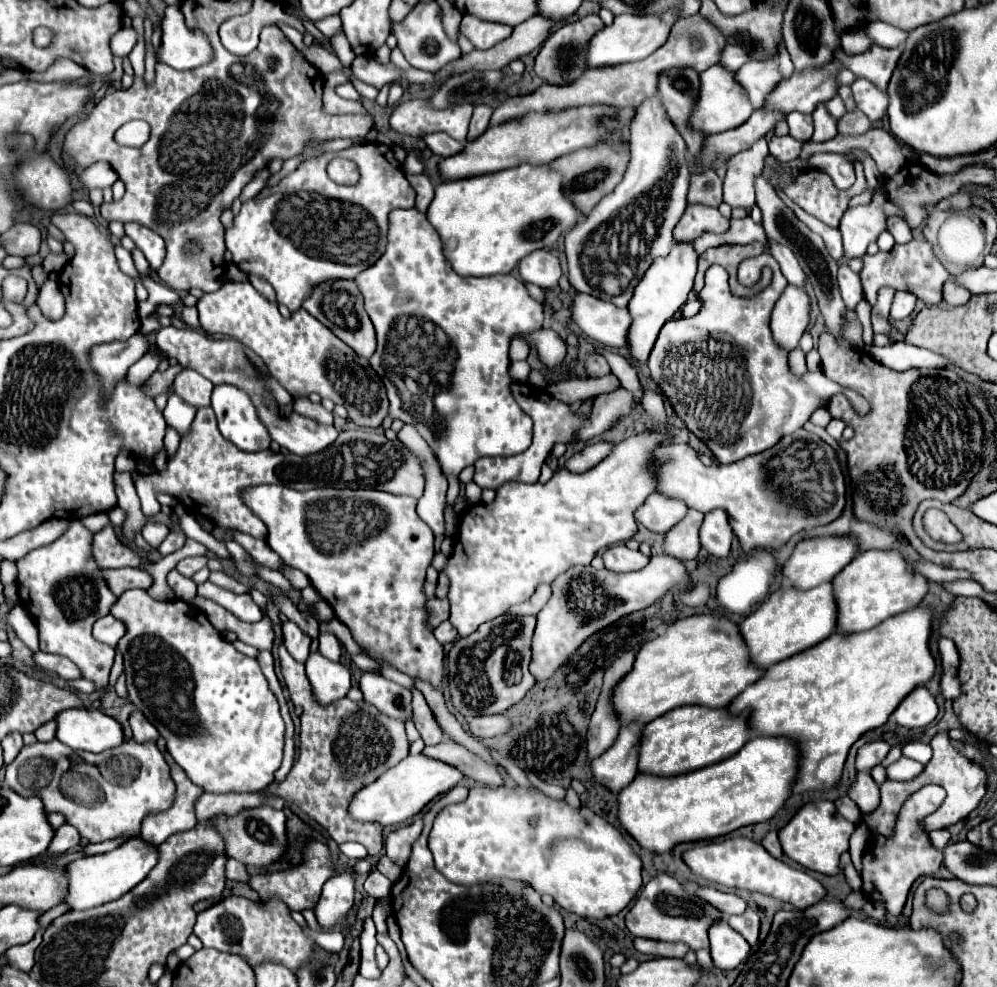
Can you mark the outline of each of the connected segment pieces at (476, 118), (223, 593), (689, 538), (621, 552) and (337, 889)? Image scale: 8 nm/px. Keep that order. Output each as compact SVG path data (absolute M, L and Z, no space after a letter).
M476 105L474 107L474 115L472 115L472 121L470 121L470 131L468 131L468 139L474 139L474 137L482 135L488 129L492 111L494 109L490 105Z
M209 580L197 586L197 594L202 597L208 597L218 605L222 605L224 609L228 609L232 615L236 615L242 621L258 621L262 619L260 607L254 603L254 599L244 593L244 595L236 595L225 588L217 586Z
M690 509L688 515L666 533L664 543L662 543L662 551L666 555L682 559L682 561L696 559L698 551L700 551L698 529L700 529L702 519L704 519L704 515L700 511Z
M614 545L606 549L602 555L606 569L616 571L616 573L628 573L628 571L638 571L644 565L648 565L648 557L642 555L640 551L632 551L626 545Z
M342 871L330 877L330 881L326 881L322 889L318 905L314 907L318 923L324 929L336 925L338 919L350 911L352 903L354 903L354 873Z

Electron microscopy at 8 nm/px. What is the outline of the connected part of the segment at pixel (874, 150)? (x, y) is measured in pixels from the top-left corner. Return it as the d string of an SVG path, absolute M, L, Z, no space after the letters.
M872 127L870 131L866 131L862 135L836 135L834 139L824 141L824 143L812 143L810 141L804 145L800 159L806 161L808 155L820 153L820 151L846 153L850 147L864 149L876 161L878 171L884 177L894 175L906 163L906 157L902 153L902 143L898 143L898 139L892 137L892 133L882 129L882 127Z

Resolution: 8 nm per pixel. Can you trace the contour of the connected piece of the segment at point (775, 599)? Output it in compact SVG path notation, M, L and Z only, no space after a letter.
M824 583L808 591L798 591L794 587L776 589L766 601L758 605L742 623L740 633L748 645L748 659L758 669L768 669L770 665L788 659L804 649L810 649L830 637L836 627L836 601L832 595L832 585Z

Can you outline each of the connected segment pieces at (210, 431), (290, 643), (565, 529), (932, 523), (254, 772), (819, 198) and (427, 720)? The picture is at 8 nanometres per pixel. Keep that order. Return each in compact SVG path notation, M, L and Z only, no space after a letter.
M212 407L198 409L190 437L180 439L180 447L172 457L168 457L164 471L156 472L156 475L155 472L136 475L134 481L138 497L142 501L142 513L146 517L160 512L161 507L157 507L158 493L168 493L182 505L186 505L186 499L190 499L190 507L196 509L198 515L210 519L216 527L224 527L228 531L238 529L256 539L266 537L266 525L240 501L240 489L262 483L276 483L298 491L320 487L378 489L394 495L410 495L416 499L424 491L422 467L400 441L392 443L384 435L350 429L342 431L334 445L330 445L330 449L324 449L322 453L314 453L310 457L298 457L294 453L274 453L272 449L246 453L222 437Z
M286 621L282 625L282 631L284 631L284 643L286 643L286 649L288 653L296 659L296 661L306 661L308 653L310 653L310 637L306 637L300 627L292 621Z
M642 433L628 437L626 441L614 445L610 455L586 473L578 475L566 469L558 469L548 483L528 485L512 481L496 491L496 499L492 503L468 505L466 511L460 513L458 539L450 559L442 569L442 573L446 573L450 579L450 623L458 629L458 635L466 637L474 633L484 621L508 613L510 607L530 599L538 585L552 585L558 573L564 573L574 565L590 565L600 549L632 539L636 535L634 511L650 493L656 491L650 459L652 451L664 439L668 439L664 433Z
M928 509L924 513L924 529L934 541L942 543L958 543L962 541L962 533L950 525L950 519L940 509Z
M128 589L110 613L126 621L126 637L118 641L118 649L124 655L128 697L164 735L168 753L186 775L210 793L244 793L268 787L282 761L284 721L258 661L238 653L212 627L206 613L182 599L154 601L144 589Z
M860 161L854 163L854 171L856 171L856 183L854 183L850 189L840 191L840 189L832 183L830 175L826 175L824 171L806 169L806 171L802 171L802 173L798 175L798 179L796 179L792 185L784 187L784 193L786 193L796 205L800 205L806 213L814 215L816 219L820 219L822 223L826 223L826 225L830 225L830 227L838 227L840 217L842 217L844 211L848 209L848 201L850 201L854 195L860 195L860 193L868 191L868 183L866 183L866 179L864 179L864 171L862 171L862 163L860 163Z
M416 687L412 689L412 705L414 705L414 725L420 731L424 743L438 745L444 739L444 735L442 735L438 723L434 721L434 715L432 715L424 695Z

